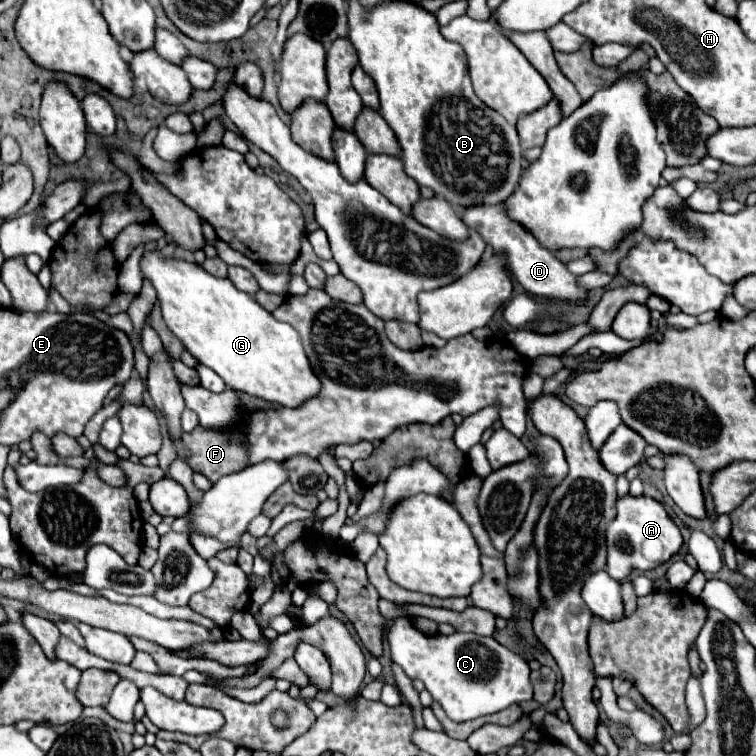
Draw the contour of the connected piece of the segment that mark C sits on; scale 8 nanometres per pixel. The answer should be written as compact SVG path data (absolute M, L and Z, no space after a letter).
M398 616L388 626L386 638L390 644L392 660L402 666L402 670L408 674L408 678L422 680L426 684L426 690L432 694L432 698L440 702L440 706L444 708L448 718L454 722L466 722L466 720L474 720L478 716L494 714L494 712L508 708L510 704L520 704L520 702L532 698L528 662L520 654L516 654L510 648L496 642L492 636L476 636L476 634L462 634L462 632L454 632L450 636L424 634L412 624L410 618Z

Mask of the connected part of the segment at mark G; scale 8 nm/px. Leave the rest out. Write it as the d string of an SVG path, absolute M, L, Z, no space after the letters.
M158 248L142 254L140 270L142 270L142 276L152 282L158 294L158 302L160 302L160 310L166 326L172 330L172 334L178 340L182 340L186 350L200 364L212 368L226 382L226 386L264 398L268 402L278 402L286 408L288 406L298 408L306 398L316 396L316 392L320 390L320 380L310 368L310 362L304 354L298 332L290 324L278 322L250 294L238 290L232 284L232 280L216 278L196 262L186 262L182 258L164 258Z

